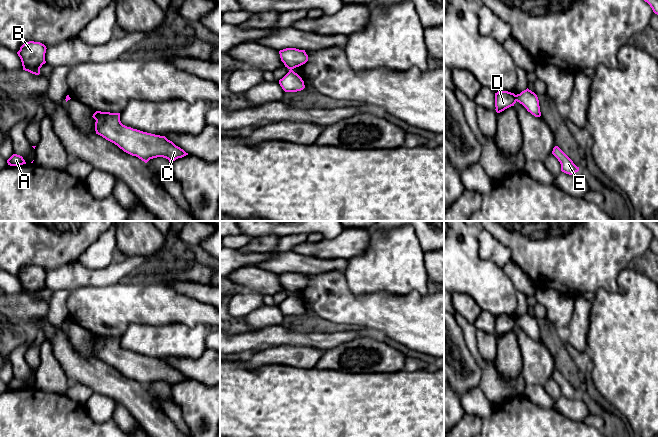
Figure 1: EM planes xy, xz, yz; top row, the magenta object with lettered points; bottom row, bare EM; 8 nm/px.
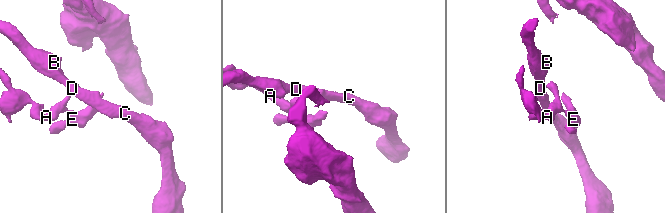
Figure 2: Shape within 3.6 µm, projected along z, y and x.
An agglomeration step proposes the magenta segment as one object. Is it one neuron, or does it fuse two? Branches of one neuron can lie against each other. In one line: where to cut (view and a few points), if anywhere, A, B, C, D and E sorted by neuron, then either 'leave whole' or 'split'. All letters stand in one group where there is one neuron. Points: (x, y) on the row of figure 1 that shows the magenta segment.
cut in yz along (515, 95), (517, 100); A E / B C D; split

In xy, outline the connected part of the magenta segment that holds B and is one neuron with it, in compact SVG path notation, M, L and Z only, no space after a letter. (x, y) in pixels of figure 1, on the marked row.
M25 42L17 52L21 59L23 70L39 75L45 61L46 46L40 42Z

